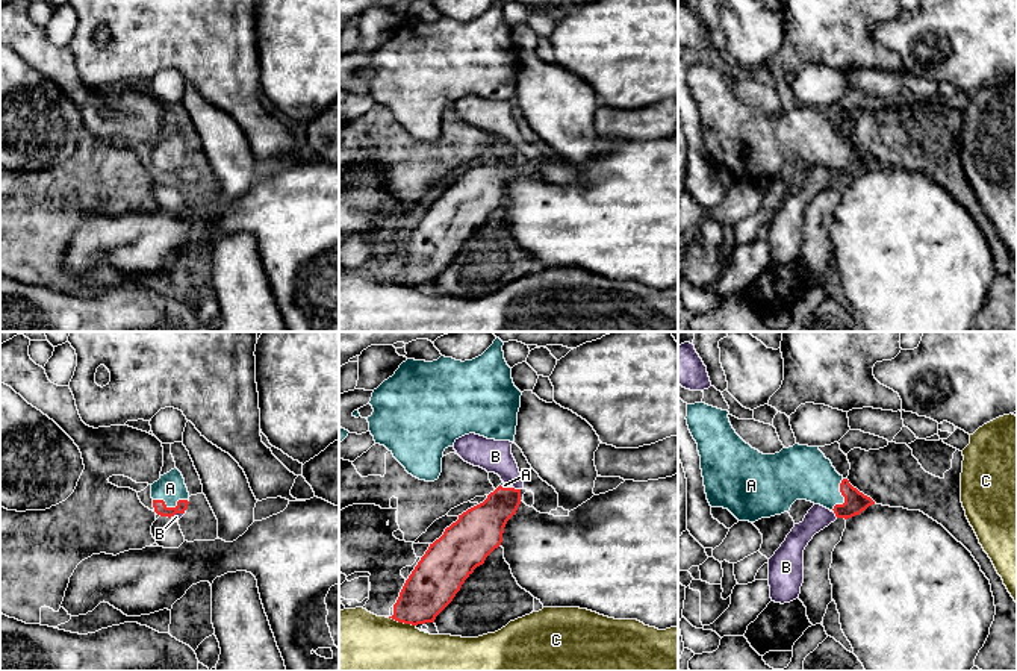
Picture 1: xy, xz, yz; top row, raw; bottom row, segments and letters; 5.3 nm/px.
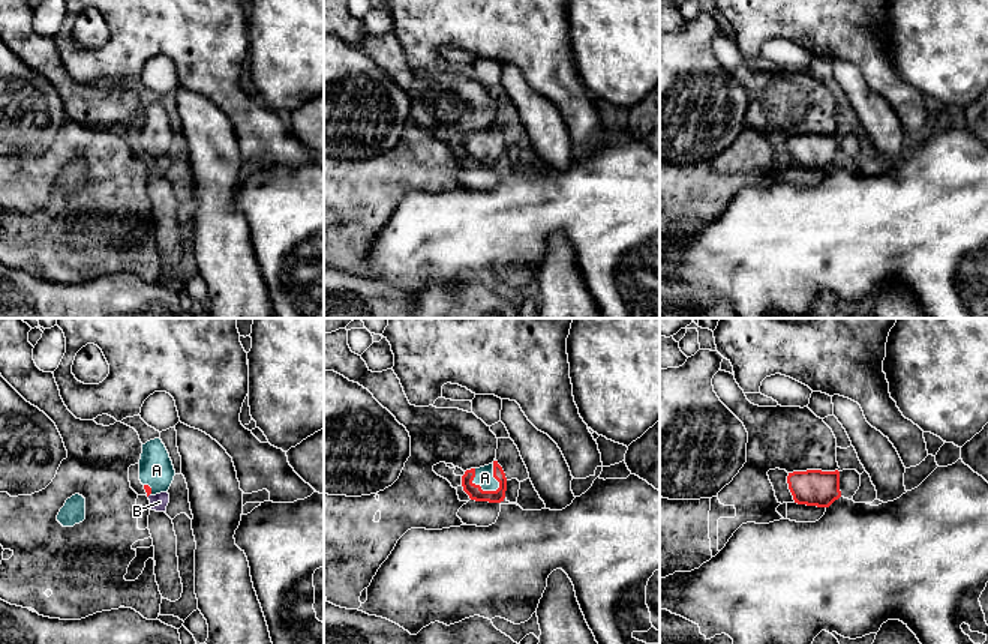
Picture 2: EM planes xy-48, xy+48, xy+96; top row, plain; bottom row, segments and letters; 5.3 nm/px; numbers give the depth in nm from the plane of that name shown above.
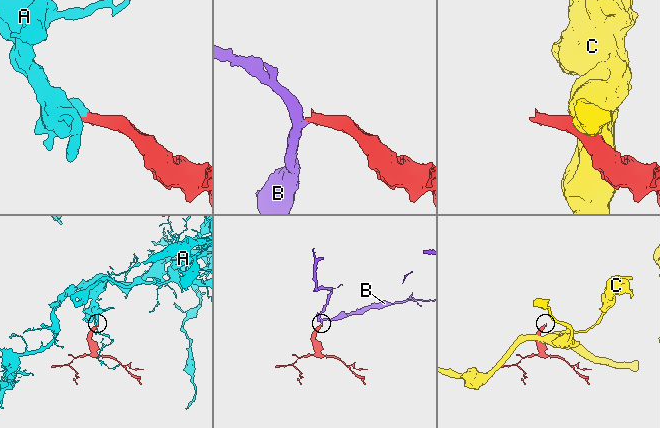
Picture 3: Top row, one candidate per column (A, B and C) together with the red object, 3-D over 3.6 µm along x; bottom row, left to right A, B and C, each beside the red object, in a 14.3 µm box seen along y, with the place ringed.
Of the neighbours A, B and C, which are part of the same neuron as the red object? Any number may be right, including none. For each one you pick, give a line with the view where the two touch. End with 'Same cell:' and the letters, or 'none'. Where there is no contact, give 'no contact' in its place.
A: xy
Same cell: A

